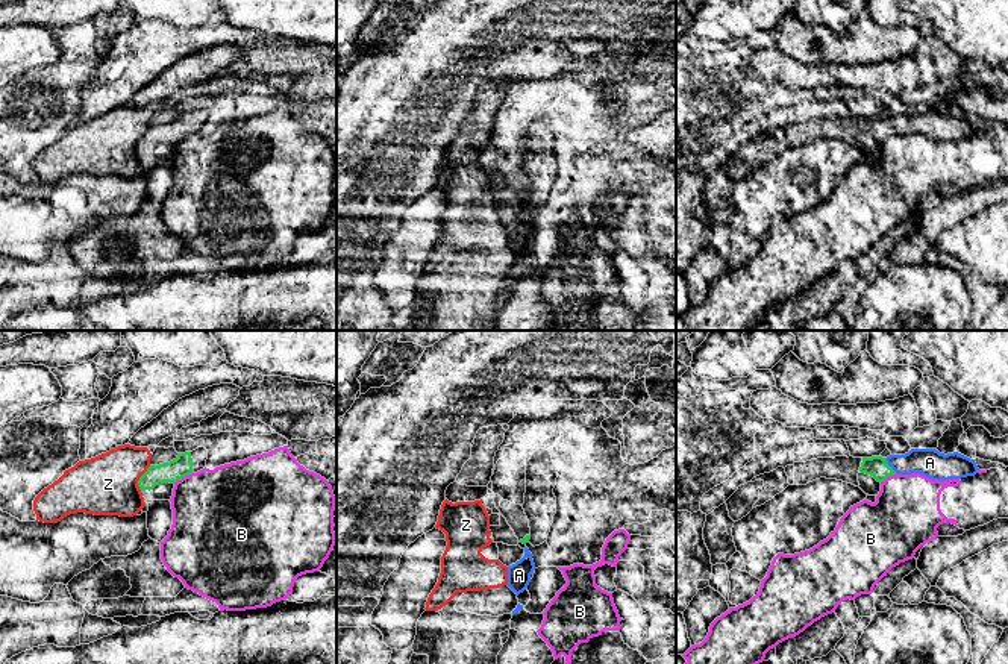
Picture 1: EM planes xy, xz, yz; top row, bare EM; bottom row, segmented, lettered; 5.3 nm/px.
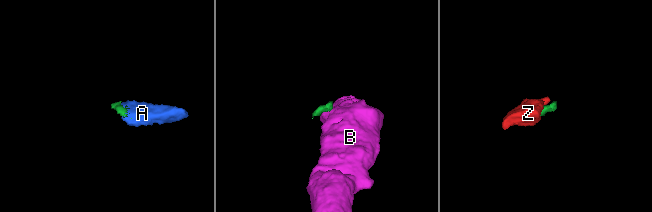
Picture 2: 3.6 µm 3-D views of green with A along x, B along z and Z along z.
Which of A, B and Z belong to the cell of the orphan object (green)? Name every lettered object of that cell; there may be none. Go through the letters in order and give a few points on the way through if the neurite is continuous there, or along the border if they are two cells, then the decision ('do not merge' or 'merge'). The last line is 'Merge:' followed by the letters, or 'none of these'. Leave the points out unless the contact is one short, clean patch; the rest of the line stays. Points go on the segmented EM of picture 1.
A: way yz (876, 466), (889, 466), (929, 463); merge
B: border xy (191, 472), (173, 482); do not merge
Z: border xy (150, 466), (138, 481), (141, 493); do not merge
Merge: A

